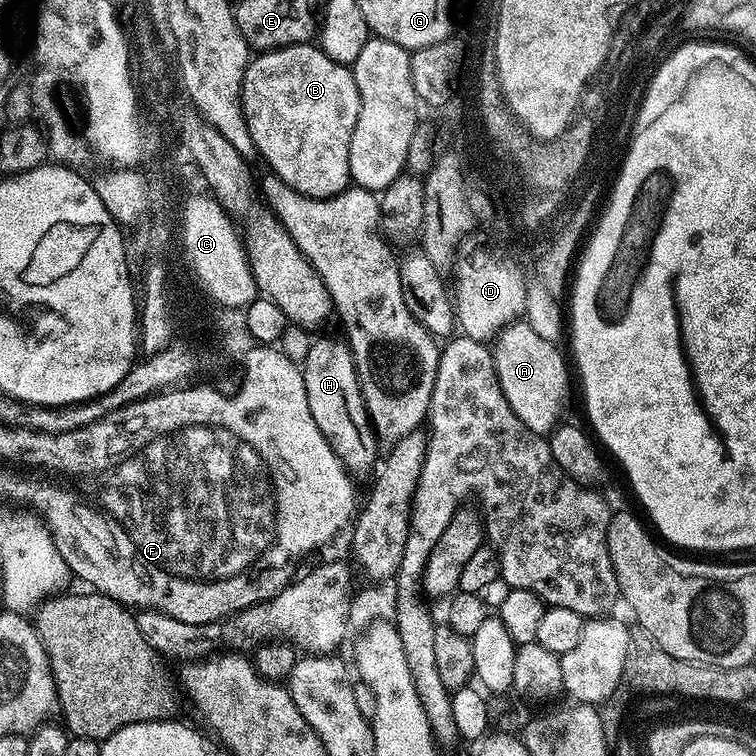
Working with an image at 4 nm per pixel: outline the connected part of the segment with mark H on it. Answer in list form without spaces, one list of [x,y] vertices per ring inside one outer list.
[[[337,336],[318,337],[302,359],[306,402],[310,402],[310,414],[314,414],[314,422],[318,422],[319,435],[328,439],[340,460],[353,469],[368,468],[376,460],[376,432],[372,428],[366,397],[356,378],[352,347],[347,339]]]

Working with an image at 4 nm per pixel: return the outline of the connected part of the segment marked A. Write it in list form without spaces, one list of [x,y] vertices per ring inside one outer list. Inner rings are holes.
[[[527,322],[505,325],[494,340],[492,357],[502,394],[510,402],[510,410],[530,426],[530,430],[541,434],[551,433],[561,419],[564,399],[568,396],[568,368],[564,356],[556,344],[529,332]]]

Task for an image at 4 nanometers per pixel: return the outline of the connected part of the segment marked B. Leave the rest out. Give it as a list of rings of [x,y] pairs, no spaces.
[[[315,43],[291,44],[285,48],[274,48],[271,50],[261,51],[253,55],[248,61],[248,69],[242,82],[242,98],[240,99],[244,107],[244,117],[246,126],[250,130],[251,147],[256,147],[262,155],[268,159],[271,171],[282,182],[286,182],[295,192],[301,196],[313,196],[315,200],[328,200],[332,196],[343,192],[350,184],[350,138],[354,134],[354,126],[358,122],[358,110],[360,109],[360,95],[358,86],[352,77],[352,69],[349,65],[334,62],[324,51]]]

